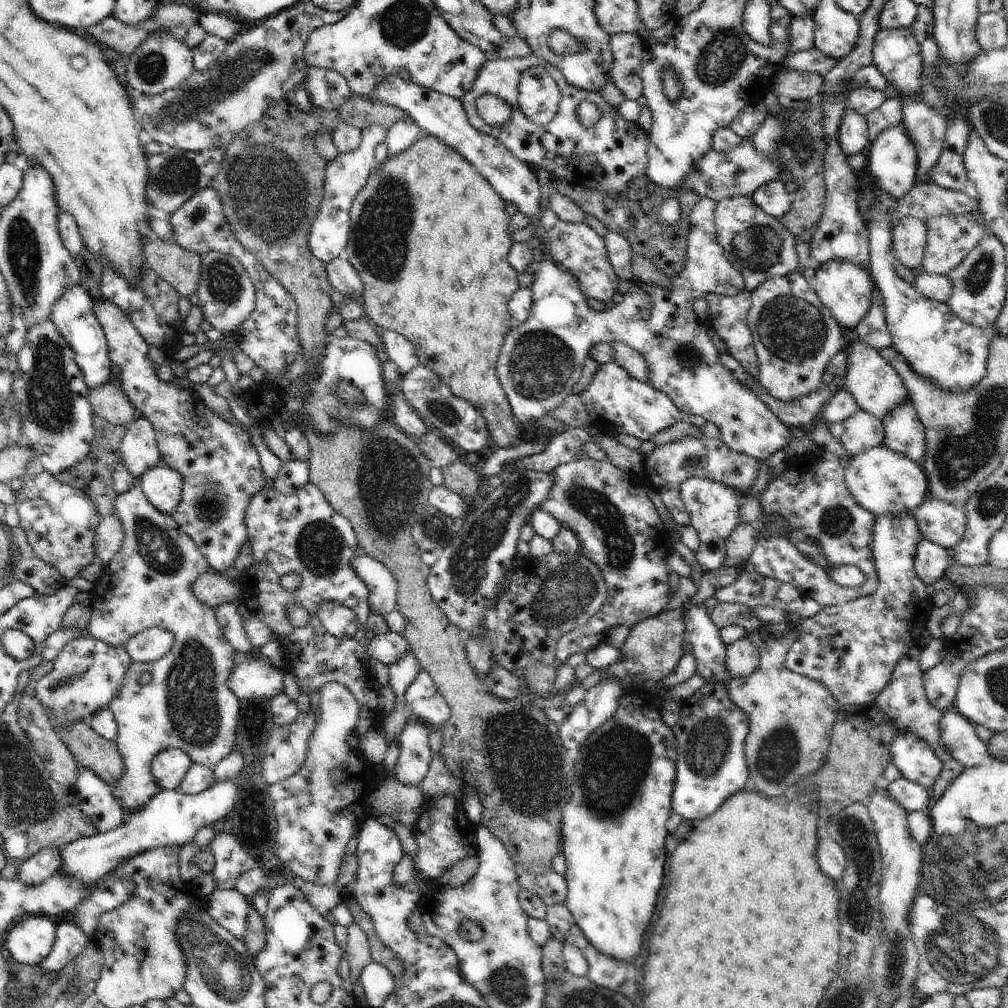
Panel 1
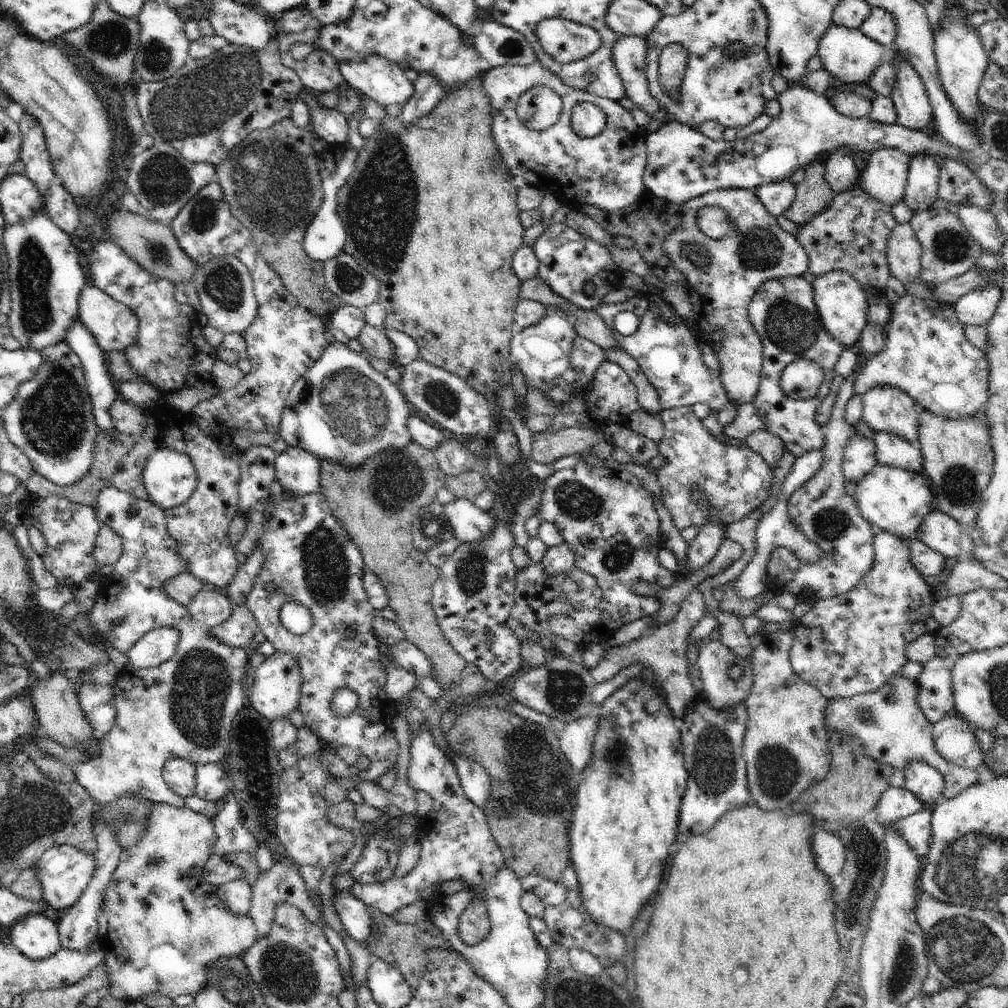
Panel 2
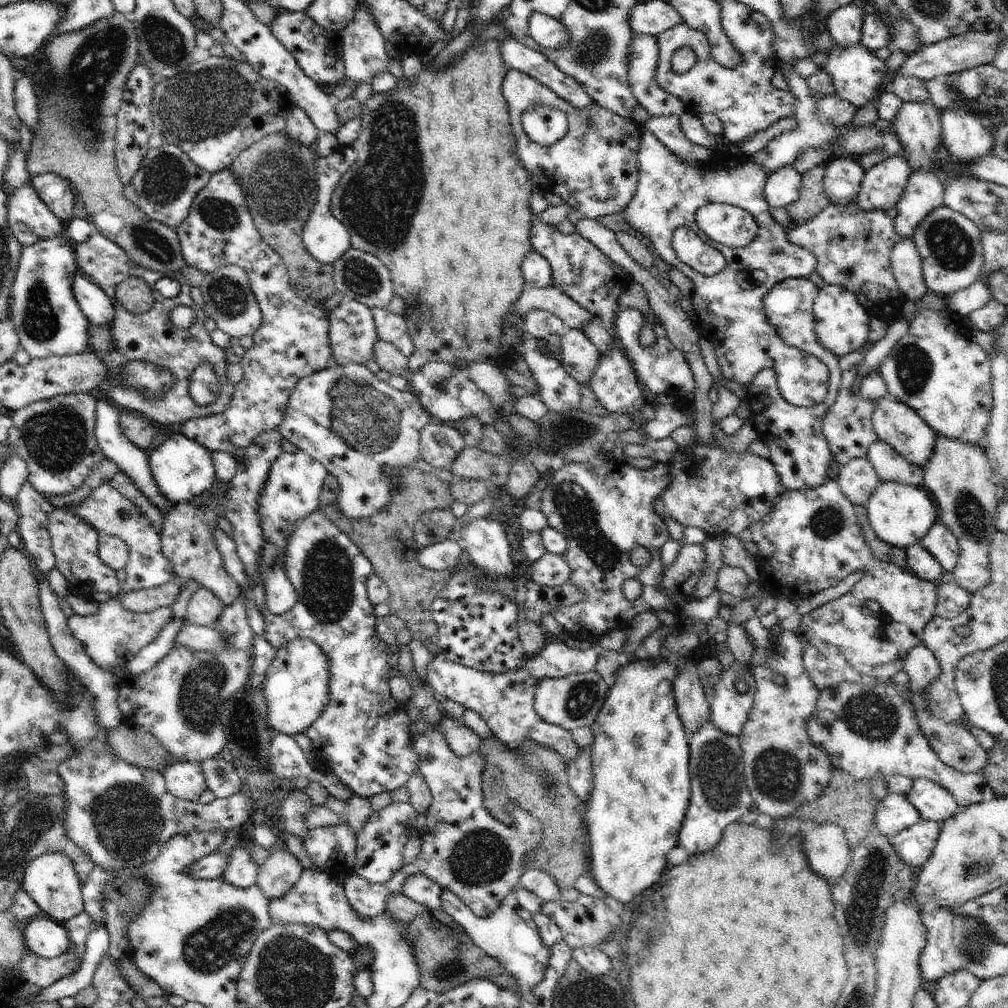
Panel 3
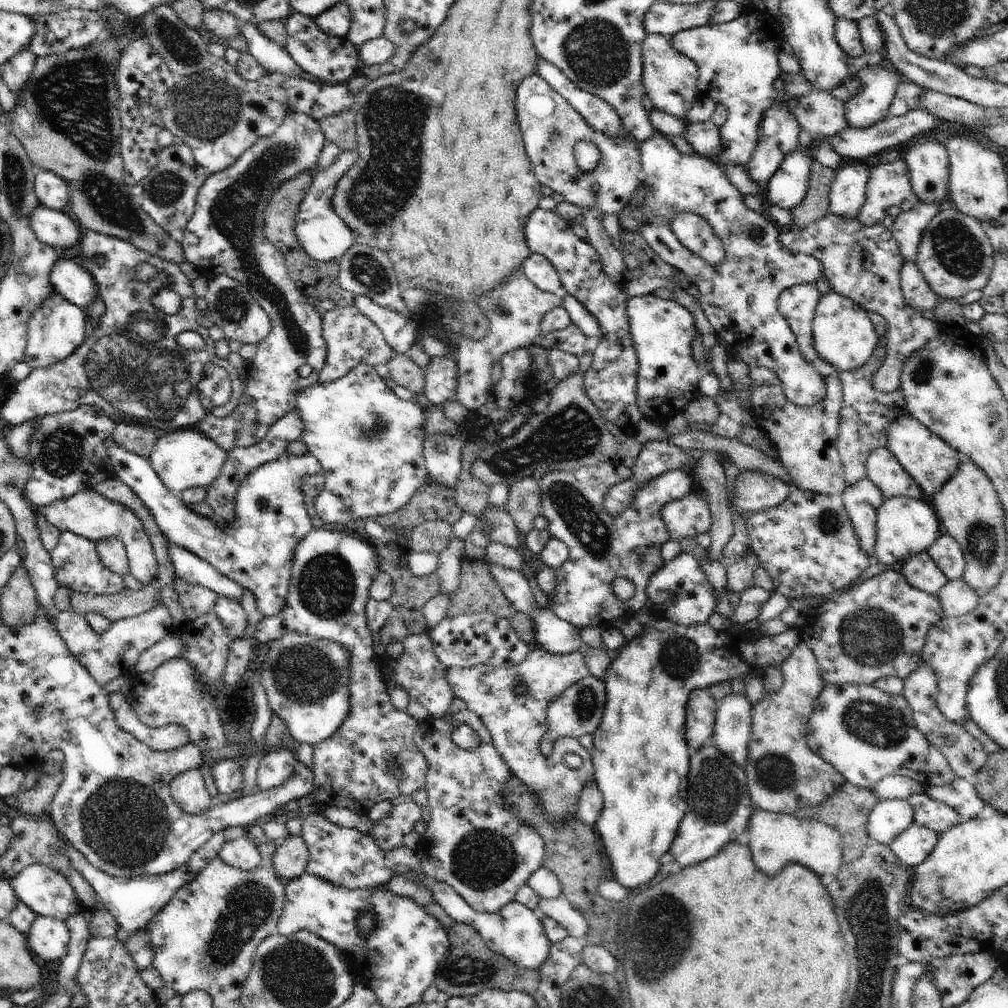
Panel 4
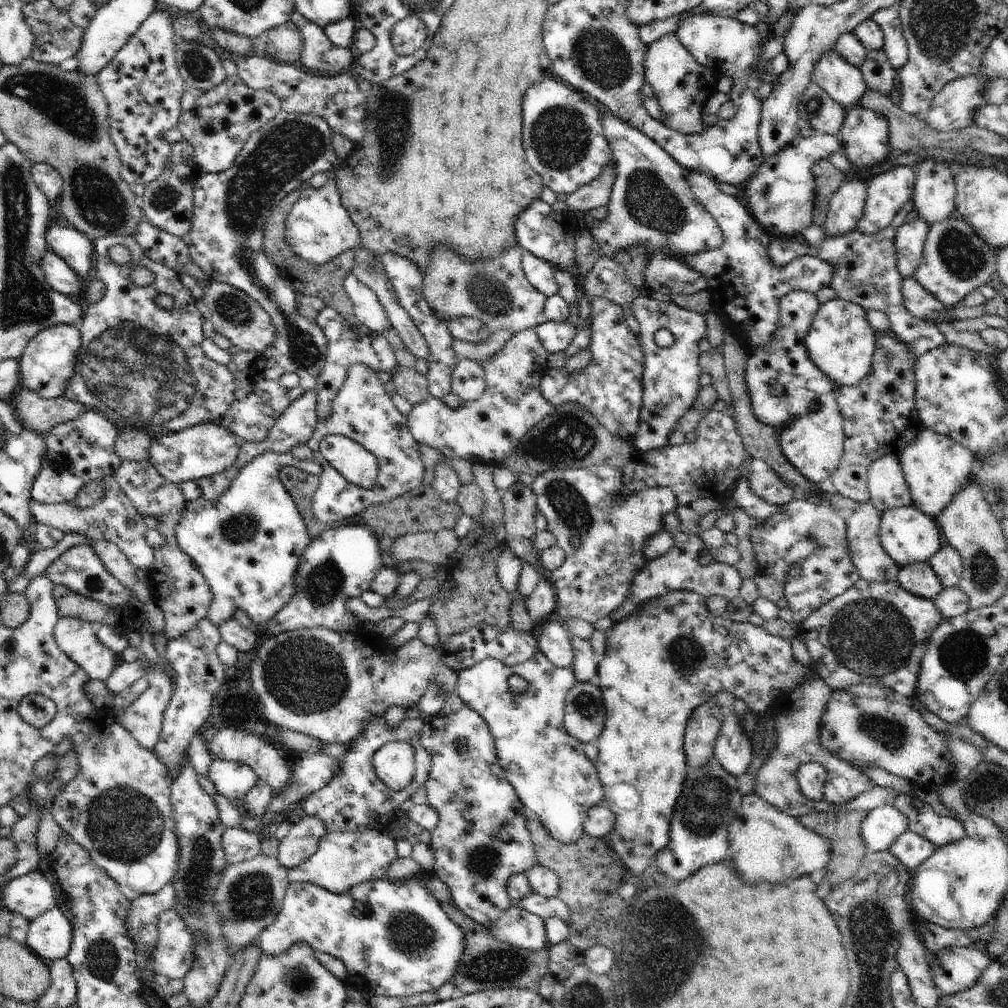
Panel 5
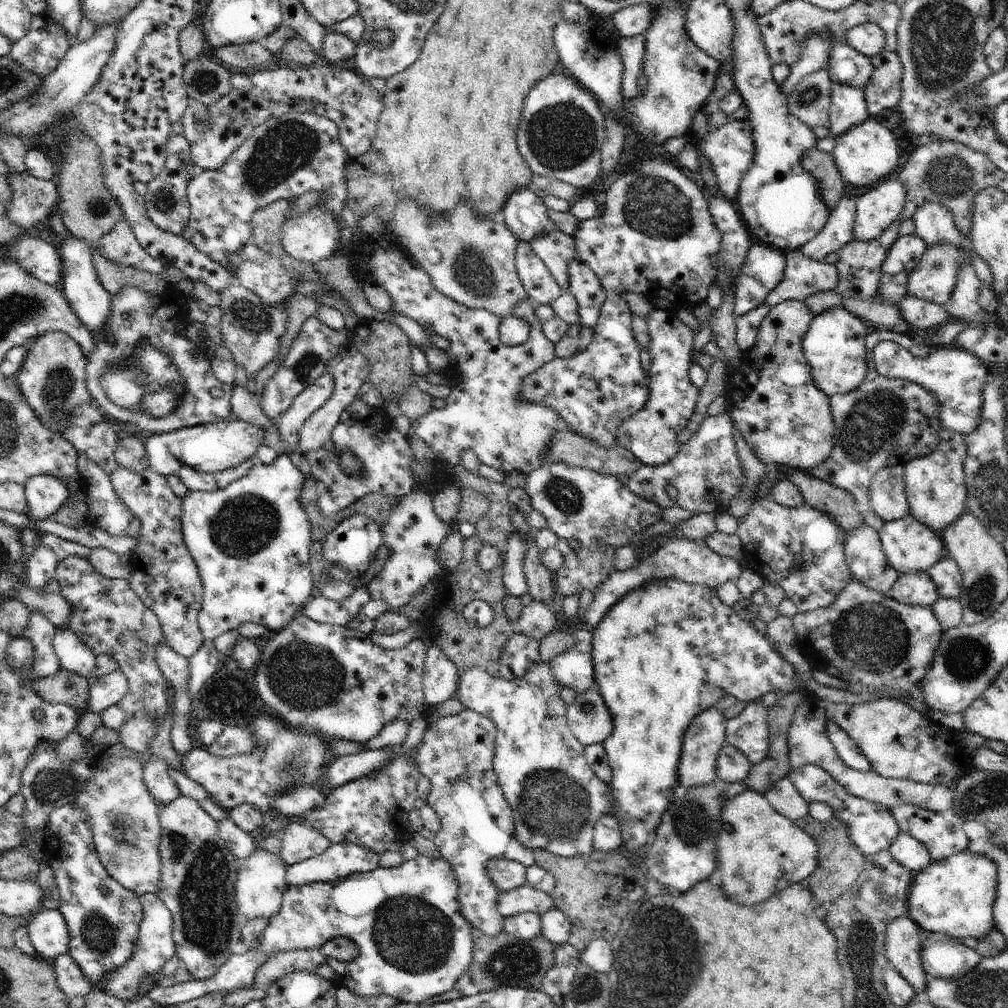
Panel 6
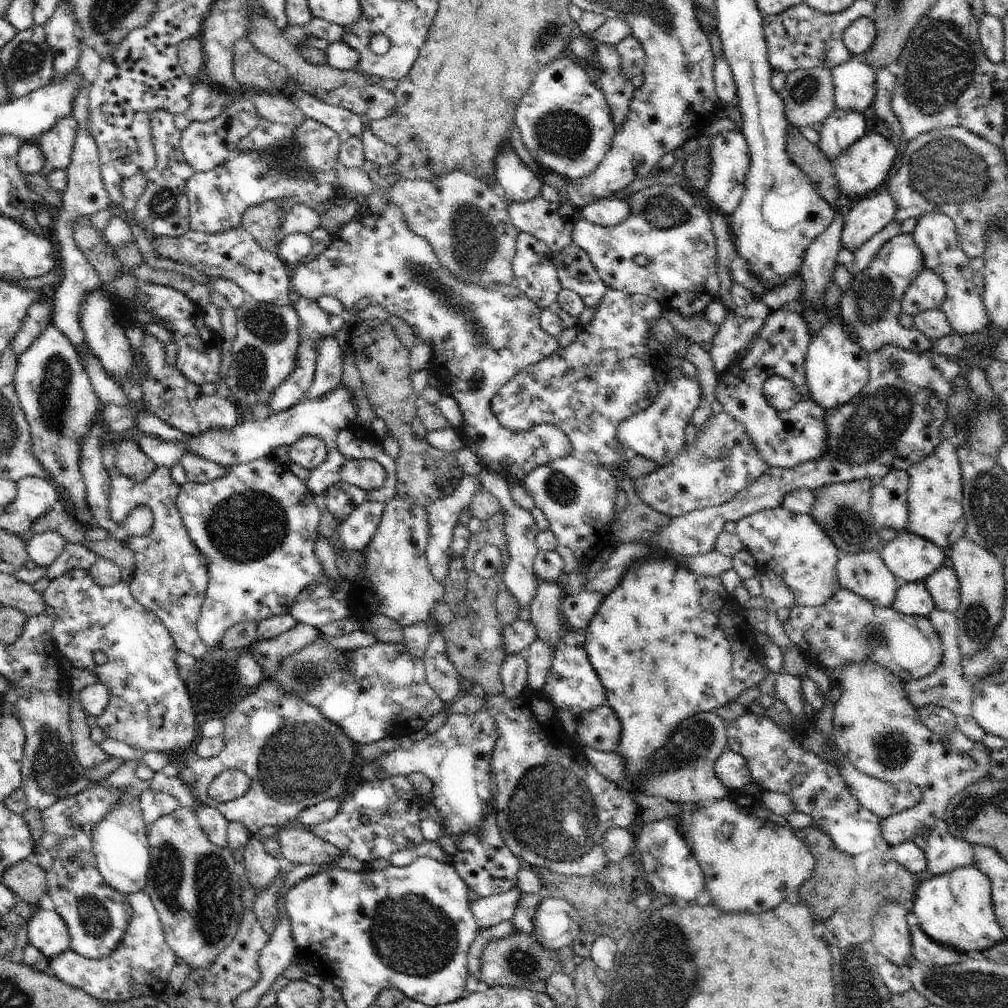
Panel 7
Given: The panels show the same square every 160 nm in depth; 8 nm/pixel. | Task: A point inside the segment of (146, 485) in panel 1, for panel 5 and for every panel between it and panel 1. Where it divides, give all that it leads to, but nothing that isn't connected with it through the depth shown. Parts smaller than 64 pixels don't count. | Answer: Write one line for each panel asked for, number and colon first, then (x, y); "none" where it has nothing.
2: (170, 477)
3: (182, 467)
4: (186, 458)
5: (206, 449)

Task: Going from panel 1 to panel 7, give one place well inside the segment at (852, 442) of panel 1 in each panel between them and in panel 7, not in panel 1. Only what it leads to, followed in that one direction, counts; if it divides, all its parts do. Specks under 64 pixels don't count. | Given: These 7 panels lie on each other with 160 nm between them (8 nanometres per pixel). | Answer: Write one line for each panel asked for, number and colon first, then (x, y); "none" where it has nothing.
2: (859, 458)
3: (858, 480)
4: (862, 500)
5: (873, 563)
6: (864, 556)
7: (865, 574)

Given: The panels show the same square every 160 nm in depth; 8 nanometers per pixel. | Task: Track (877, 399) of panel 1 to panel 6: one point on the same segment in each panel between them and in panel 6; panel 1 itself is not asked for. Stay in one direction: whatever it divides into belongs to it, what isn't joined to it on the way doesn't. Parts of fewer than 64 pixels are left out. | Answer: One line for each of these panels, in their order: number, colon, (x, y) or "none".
2: (885, 408)
3: (898, 425)
4: (931, 461)
5: (936, 467)
6: (935, 485)

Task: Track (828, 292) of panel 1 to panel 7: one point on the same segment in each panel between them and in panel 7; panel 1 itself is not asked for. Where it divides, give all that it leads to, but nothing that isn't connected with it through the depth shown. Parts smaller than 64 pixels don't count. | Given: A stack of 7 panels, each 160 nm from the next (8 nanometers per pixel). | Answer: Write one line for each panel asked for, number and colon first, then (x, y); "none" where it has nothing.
2: (841, 302)
3: (842, 324)
4: (843, 335)
5: (841, 343)
6: (835, 344)
7: (837, 369)

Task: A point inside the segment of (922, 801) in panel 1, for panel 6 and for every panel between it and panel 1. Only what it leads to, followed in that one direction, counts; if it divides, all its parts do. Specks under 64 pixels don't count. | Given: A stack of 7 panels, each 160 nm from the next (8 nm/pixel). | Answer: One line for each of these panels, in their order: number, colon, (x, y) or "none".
2: (896, 803)
3: (895, 812)
4: (889, 818)
5: (883, 825)
6: (872, 828)

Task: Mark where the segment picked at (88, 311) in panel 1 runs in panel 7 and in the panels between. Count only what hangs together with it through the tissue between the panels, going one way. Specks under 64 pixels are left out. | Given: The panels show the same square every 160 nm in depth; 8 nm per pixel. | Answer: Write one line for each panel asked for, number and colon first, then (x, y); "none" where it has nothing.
2: (101, 387)
3: (132, 461)
4: (270, 518)
5: (248, 544)
6: (251, 541)
7: (257, 525)

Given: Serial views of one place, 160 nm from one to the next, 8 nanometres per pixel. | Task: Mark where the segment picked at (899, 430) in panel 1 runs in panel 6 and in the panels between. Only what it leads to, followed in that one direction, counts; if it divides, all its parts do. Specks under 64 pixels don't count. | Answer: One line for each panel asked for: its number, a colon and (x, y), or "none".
2: (892, 450)
3: (889, 465)
4: (883, 468)
5: (888, 489)
6: (887, 497)

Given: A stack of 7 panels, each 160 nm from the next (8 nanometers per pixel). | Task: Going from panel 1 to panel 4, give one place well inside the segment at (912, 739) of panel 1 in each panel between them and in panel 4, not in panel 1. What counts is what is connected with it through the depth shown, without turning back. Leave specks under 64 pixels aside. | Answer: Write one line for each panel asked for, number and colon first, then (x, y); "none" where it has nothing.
2: (925, 782)
3: (934, 803)
4: (939, 817)

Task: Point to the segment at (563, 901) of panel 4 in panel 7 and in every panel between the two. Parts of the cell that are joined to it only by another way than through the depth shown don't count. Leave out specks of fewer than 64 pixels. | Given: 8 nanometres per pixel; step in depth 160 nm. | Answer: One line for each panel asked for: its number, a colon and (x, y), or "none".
5: (535, 903)
6: (524, 898)
7: (488, 911)

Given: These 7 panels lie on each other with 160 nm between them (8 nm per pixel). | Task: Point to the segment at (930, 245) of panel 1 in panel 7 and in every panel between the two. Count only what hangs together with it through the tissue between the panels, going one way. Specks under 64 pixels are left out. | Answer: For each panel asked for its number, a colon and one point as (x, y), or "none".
2: (949, 251)
3: (950, 244)
4: (955, 256)
5: (955, 260)
6: (933, 280)
7: (928, 291)

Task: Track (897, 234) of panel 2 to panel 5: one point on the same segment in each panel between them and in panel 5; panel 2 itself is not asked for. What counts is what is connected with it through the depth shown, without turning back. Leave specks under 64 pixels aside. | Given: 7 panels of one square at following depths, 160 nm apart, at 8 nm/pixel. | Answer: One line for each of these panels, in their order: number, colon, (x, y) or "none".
3: (906, 261)
4: (917, 293)
5: (920, 303)

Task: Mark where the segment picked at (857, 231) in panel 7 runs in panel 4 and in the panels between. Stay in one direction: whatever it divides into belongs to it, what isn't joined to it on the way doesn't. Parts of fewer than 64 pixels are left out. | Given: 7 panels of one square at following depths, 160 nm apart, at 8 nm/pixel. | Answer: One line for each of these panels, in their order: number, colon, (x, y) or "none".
4: (889, 184)
5: (889, 189)
6: (878, 208)

